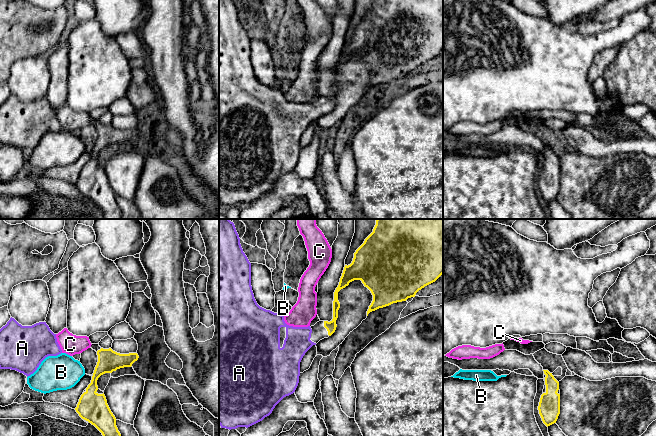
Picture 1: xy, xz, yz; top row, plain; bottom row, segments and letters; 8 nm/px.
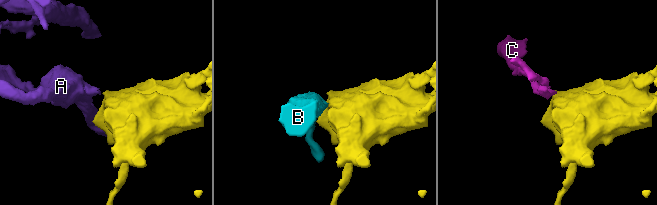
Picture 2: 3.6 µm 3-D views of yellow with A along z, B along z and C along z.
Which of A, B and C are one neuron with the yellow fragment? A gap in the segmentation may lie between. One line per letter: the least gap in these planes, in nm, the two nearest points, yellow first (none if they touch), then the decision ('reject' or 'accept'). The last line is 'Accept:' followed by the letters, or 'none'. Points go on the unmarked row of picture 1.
A: gap 110 nm; span xz (324, 102), (311, 105); accept
B: gap 70 nm; span xy (92, 152), (84, 150); reject
C: gap 70 nm; span xy (97, 127), (90, 122); reject
Accept: A

